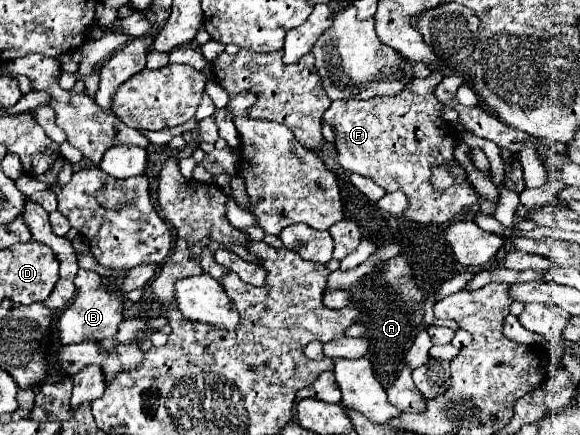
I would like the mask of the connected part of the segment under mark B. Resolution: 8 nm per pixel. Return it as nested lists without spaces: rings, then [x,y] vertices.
[[[79,269],[74,280],[76,298],[58,318],[58,338],[62,344],[80,344],[84,340],[104,340],[118,334],[118,324],[122,322],[122,296],[116,290],[110,290],[108,284],[92,270]]]

